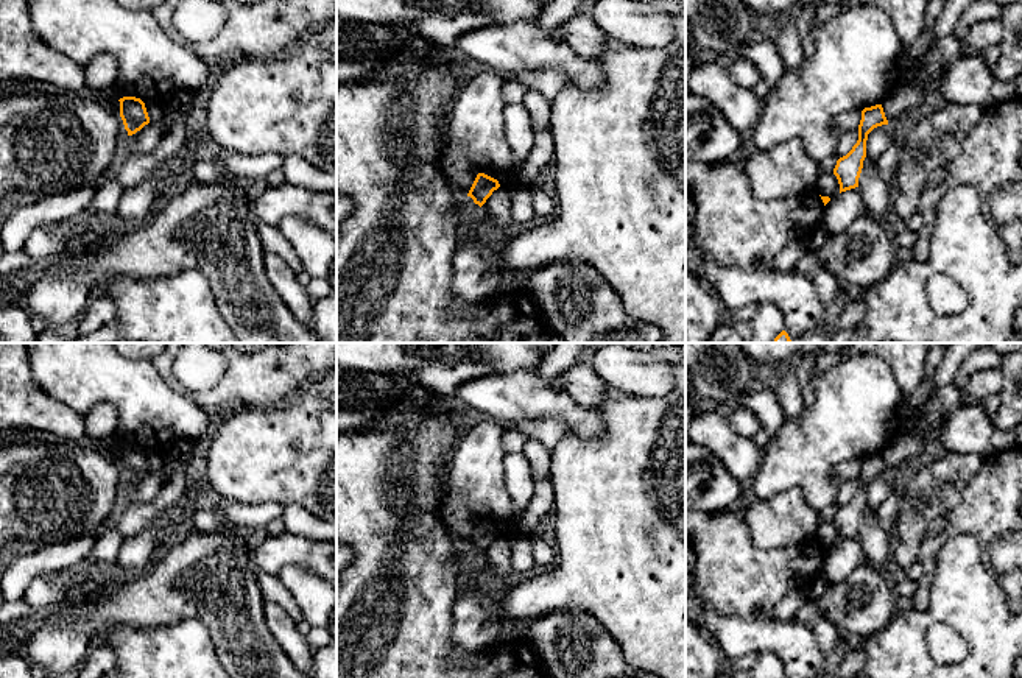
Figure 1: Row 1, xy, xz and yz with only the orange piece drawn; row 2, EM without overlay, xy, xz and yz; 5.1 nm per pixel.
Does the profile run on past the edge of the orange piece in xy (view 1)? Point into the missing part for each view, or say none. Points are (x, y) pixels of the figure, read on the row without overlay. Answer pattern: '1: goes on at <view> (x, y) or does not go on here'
1: does not go on here

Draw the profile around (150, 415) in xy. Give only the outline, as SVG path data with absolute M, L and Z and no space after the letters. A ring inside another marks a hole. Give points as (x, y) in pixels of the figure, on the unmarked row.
M25 343L36 383L53 399L86 416L95 405L109 404L117 411L115 441L120 447L136 446L143 452L164 452L184 440L199 441L212 433L217 418L201 408L185 391L170 388L157 373L153 360L122 357L112 343Z

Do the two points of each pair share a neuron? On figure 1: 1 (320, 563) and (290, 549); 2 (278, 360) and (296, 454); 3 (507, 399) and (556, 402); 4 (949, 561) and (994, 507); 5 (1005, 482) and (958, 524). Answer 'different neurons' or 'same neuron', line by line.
1: same neuron
2: different neurons
3: same neuron
4: different neurons
5: same neuron

